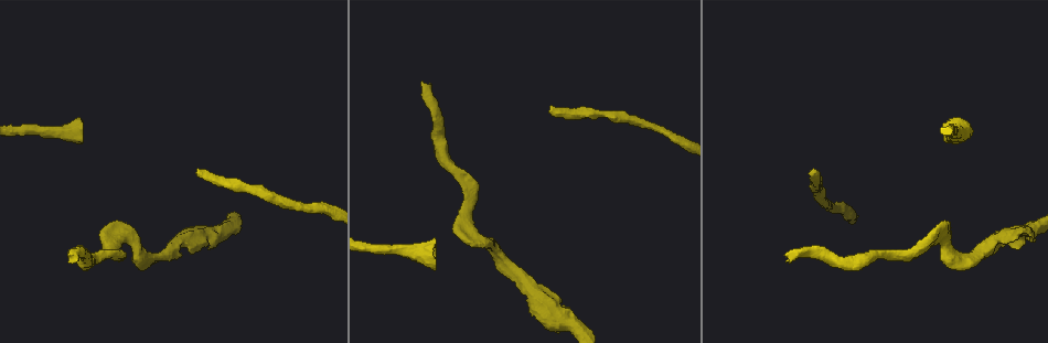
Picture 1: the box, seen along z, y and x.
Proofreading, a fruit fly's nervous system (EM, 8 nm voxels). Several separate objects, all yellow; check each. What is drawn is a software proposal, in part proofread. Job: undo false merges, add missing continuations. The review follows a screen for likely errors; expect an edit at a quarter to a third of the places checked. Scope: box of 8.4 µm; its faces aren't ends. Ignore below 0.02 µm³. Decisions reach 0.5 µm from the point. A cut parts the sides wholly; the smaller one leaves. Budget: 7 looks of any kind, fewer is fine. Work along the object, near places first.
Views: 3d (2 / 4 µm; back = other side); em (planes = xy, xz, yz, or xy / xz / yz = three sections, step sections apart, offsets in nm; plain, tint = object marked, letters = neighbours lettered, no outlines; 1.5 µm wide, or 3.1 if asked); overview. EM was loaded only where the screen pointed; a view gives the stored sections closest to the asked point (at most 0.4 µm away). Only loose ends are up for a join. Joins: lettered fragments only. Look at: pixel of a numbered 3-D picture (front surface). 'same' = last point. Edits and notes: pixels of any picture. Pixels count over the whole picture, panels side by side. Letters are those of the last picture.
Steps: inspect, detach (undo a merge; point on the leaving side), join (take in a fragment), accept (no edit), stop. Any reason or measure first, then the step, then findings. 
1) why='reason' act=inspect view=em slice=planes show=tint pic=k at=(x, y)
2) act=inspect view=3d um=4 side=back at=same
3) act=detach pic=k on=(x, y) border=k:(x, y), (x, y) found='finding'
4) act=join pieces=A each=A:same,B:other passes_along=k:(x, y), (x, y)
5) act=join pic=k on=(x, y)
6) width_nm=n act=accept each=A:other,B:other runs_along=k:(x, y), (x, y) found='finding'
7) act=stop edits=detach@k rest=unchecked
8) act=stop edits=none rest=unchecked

why='end of a long branch' act=inspect view=em slice=yz step=8 show=letters pic=1 at=(68, 258)

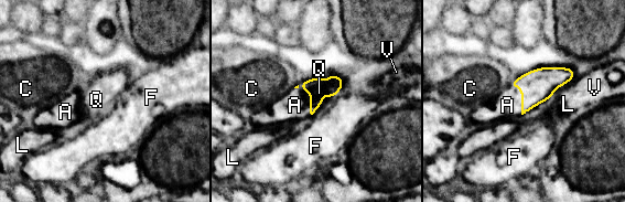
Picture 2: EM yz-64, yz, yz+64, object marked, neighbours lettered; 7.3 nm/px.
act=join pieces=A each=A:same,C:other,F:other,L:other,Q:other,V:other passes_along=2:(333, 85), (310, 99), (294, 105) found='the cell continues'

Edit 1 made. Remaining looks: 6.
why='redraw' act=inspect view=overview

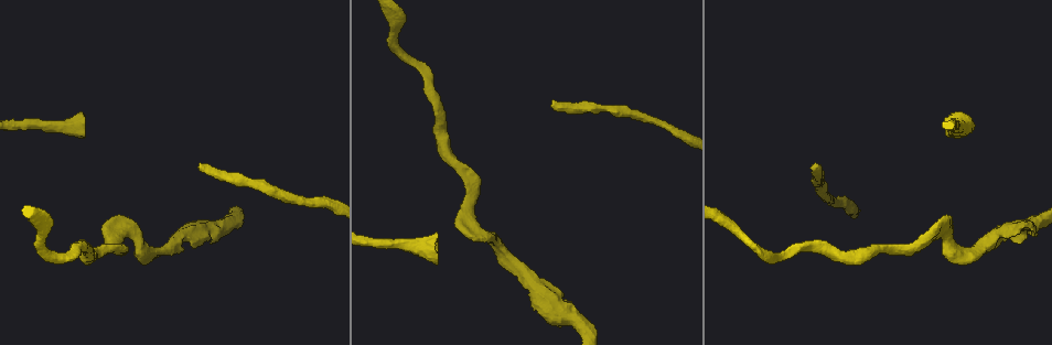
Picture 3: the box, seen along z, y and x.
why='an open end' act=inspect view=3d um=4 pic=3 at=(199, 169)

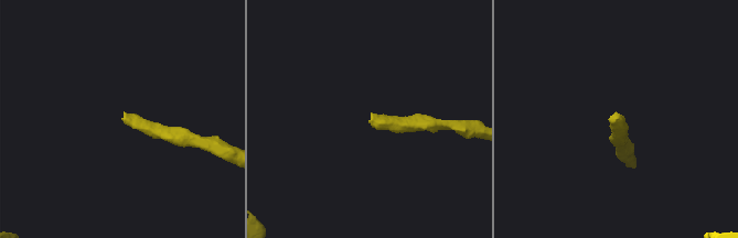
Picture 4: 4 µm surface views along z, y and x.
act=inspect view=em um=3.1 slice=planes show=letters pic=4 at=(121, 118)

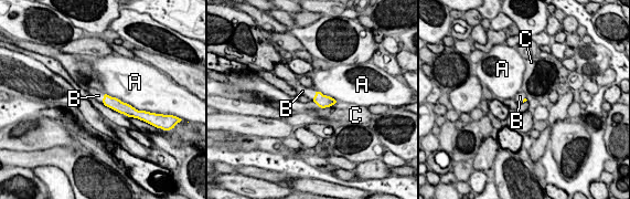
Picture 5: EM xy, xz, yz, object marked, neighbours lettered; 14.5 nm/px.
longest_contact=A:550nm act=join pieces=B each=A:other,B:same,C:other found='it goes on there'

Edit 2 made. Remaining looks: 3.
why='an open end' act=inspect view=3d um=2 pic=3 at=(974, 125)

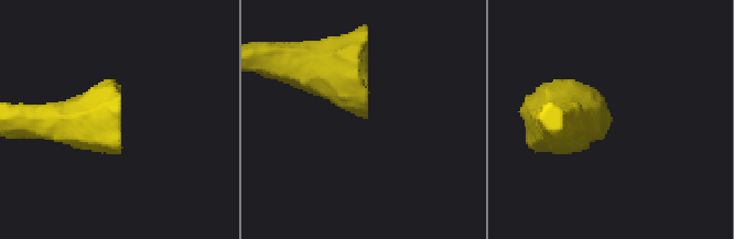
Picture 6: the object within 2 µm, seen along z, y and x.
why='need the tissue' act=inspect view=em slice=planes show=letters pic=6 at=(367, 118)

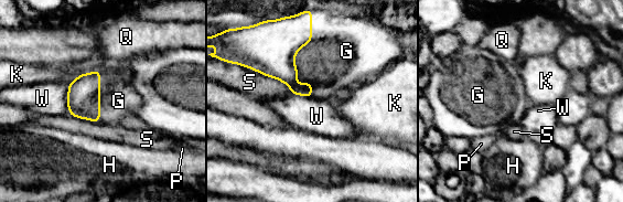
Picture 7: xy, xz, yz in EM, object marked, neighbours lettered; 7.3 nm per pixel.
longest_contact=G:480nm act=join pieces=G each=G:same,H:other,K:other,P:other,Q:other,S:other,W:other passes_along=7:(270, 46), (297, 68), (330, 62) found='it goes on there'

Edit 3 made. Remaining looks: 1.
act=stop edits=join@2,join@5,join@7 rest=unchecked

